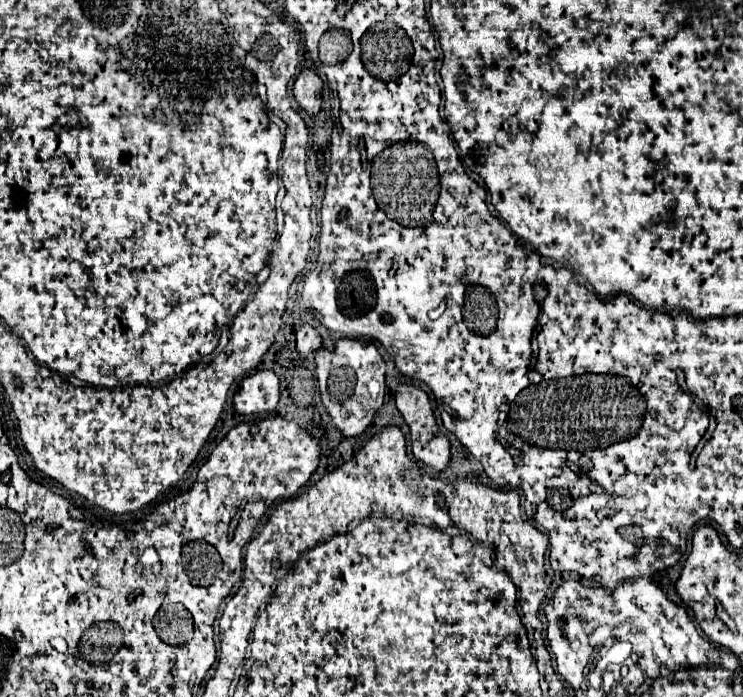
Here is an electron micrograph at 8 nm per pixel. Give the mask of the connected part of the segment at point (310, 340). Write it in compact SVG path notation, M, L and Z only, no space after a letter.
M304 324L298 332L296 332L296 348L302 356L308 356L312 352L316 352L322 344L322 336L318 334L316 328L312 328L310 324Z

